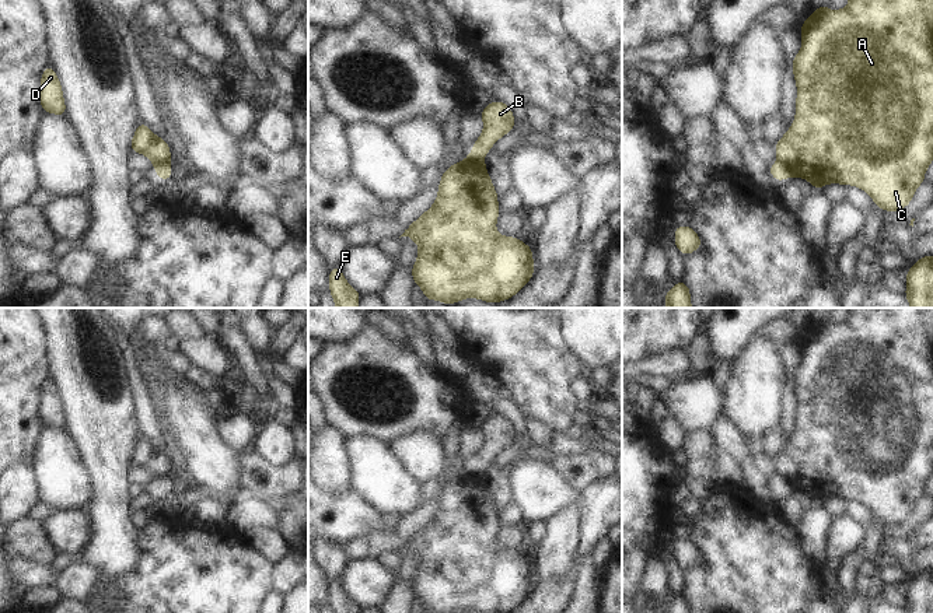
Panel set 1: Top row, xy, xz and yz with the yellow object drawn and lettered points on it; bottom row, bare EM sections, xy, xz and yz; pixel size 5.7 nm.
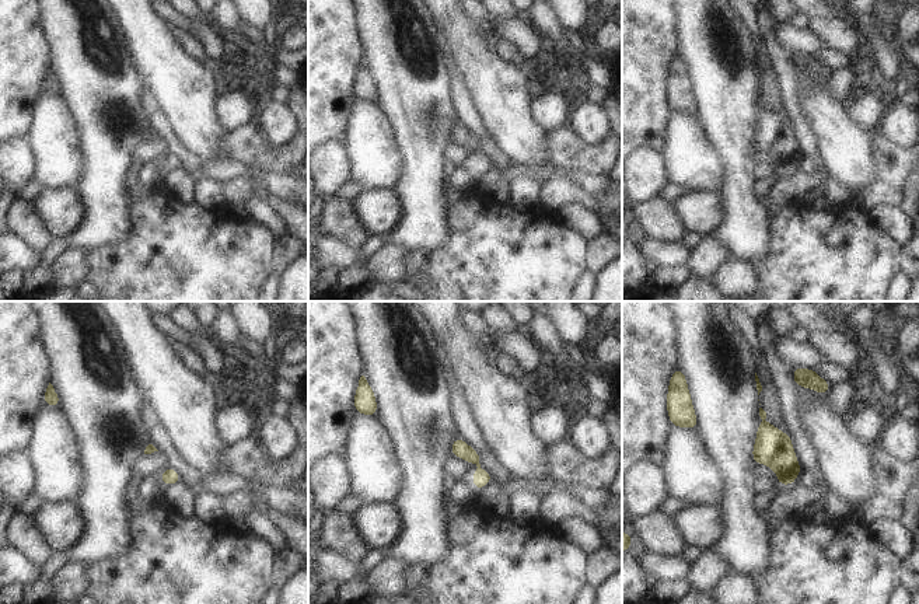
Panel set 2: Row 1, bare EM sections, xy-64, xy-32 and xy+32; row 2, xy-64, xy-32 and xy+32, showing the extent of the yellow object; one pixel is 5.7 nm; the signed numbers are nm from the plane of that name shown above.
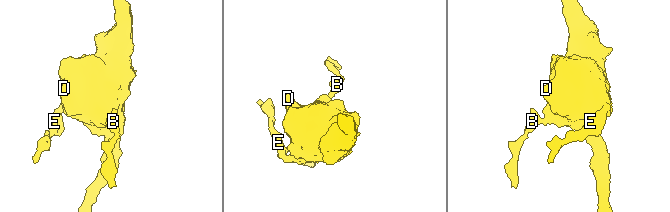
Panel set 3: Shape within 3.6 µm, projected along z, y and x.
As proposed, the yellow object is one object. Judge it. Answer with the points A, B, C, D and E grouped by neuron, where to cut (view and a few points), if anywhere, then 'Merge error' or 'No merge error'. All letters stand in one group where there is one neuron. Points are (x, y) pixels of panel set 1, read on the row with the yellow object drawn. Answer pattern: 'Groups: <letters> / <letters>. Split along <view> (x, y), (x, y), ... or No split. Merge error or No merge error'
Groups: A C D E / B. Split along yz (778, 163), (785, 177). Merge error

